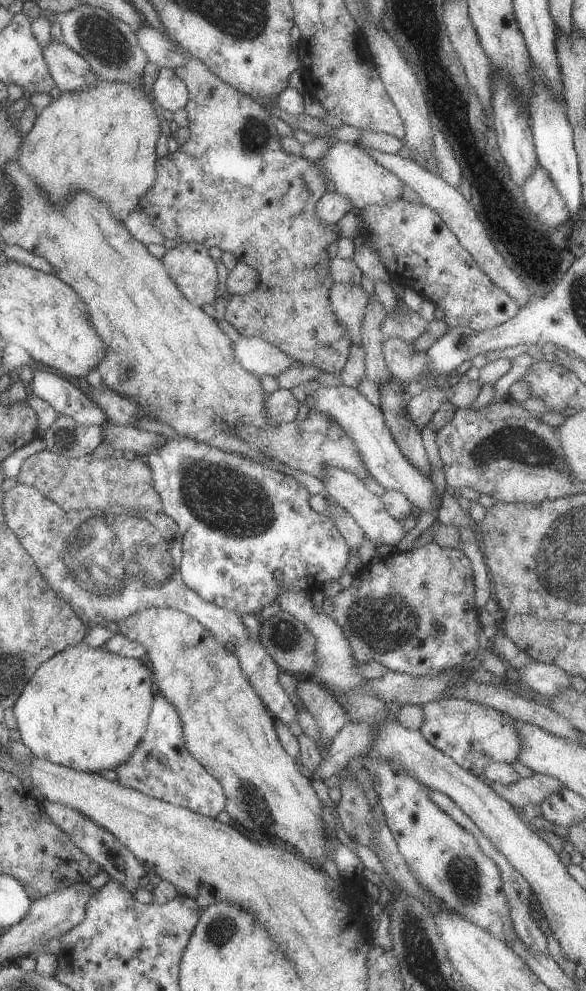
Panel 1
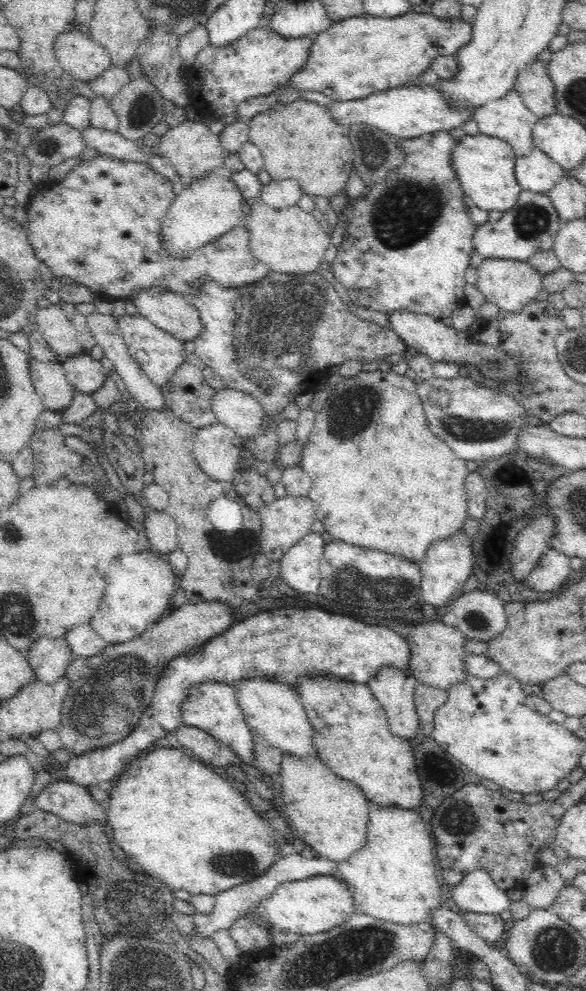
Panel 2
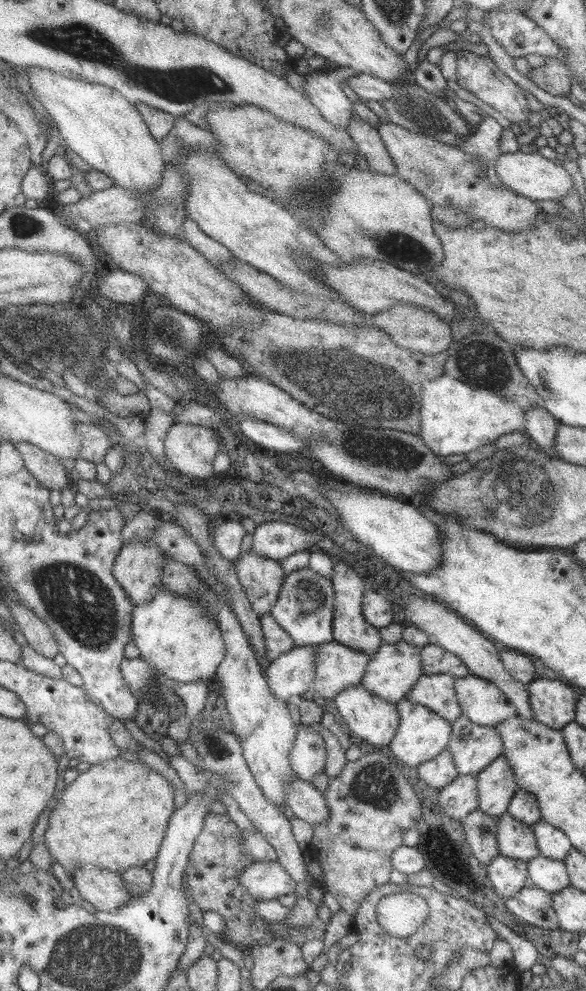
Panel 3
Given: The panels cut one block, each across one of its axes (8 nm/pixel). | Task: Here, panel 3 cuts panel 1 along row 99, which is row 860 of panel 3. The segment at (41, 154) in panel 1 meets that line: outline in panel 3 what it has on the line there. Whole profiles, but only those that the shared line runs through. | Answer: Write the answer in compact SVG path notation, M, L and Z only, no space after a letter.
M119 756L108 761L90 765L76 779L67 785L61 799L51 812L49 827L44 835L44 844L66 872L73 875L76 870L88 865L121 873L132 866L146 865L148 860L158 856L174 805L173 785L142 761L126 761Z

